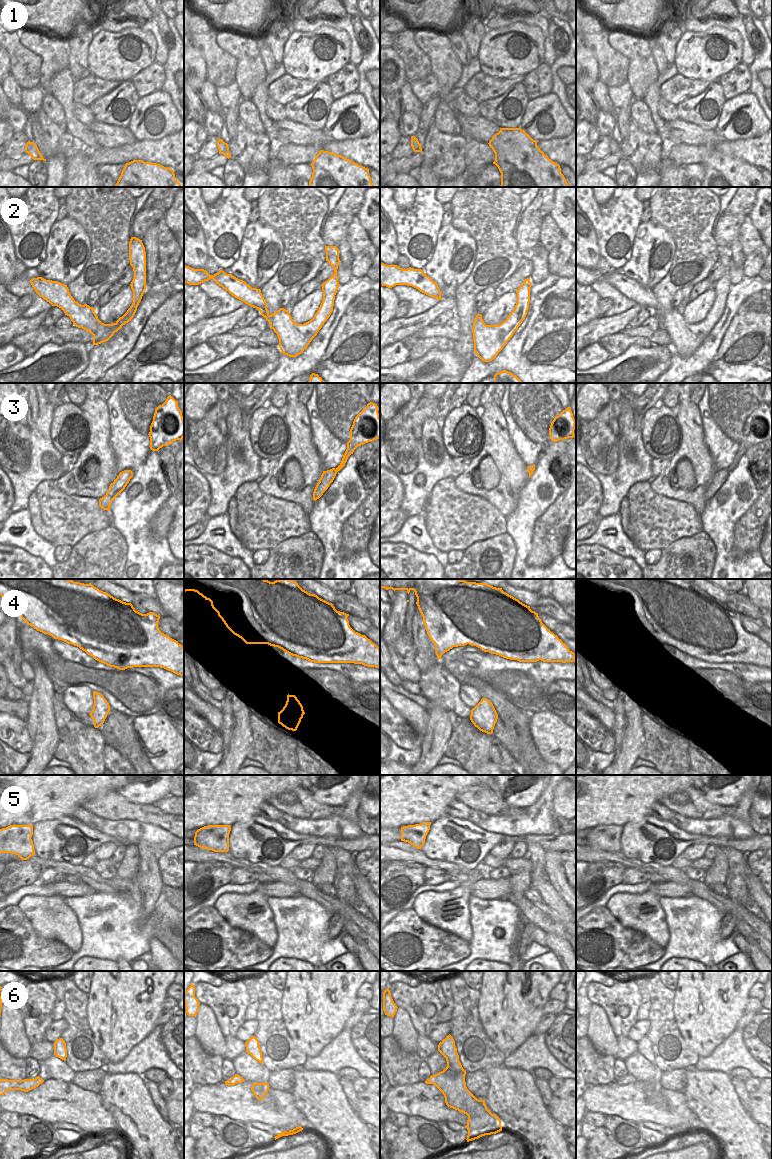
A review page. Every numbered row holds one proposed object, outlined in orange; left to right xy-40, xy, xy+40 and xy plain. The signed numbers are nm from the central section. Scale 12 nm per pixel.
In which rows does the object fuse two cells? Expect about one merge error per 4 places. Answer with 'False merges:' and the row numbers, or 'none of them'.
False merges: none of them

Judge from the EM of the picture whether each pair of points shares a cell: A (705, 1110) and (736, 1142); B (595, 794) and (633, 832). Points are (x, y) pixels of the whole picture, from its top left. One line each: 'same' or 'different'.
A: same
B: different

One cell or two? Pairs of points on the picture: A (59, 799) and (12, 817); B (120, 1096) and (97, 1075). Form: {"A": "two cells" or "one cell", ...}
{"A": "one cell", "B": "two cells"}

